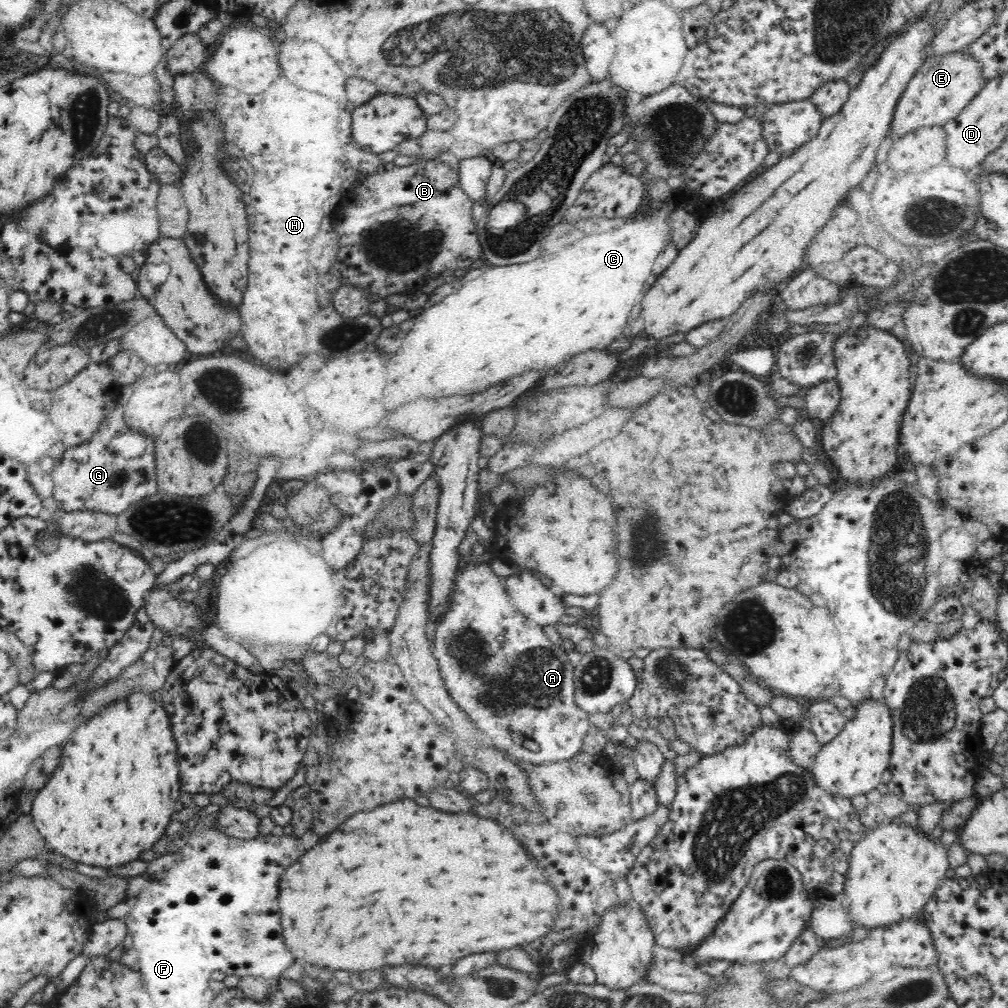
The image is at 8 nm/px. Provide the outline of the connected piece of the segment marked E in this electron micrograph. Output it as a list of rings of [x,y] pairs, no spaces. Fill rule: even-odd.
[[[966,47],[926,59],[900,96],[890,124],[888,142],[915,128],[942,126],[947,120],[956,118],[980,94],[987,80],[980,59],[976,59]]]

